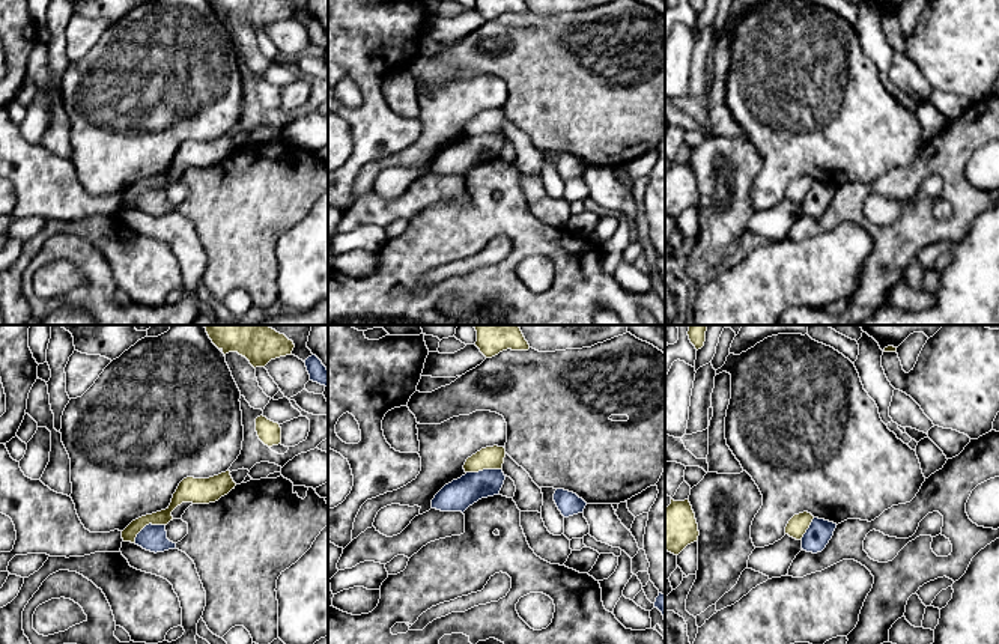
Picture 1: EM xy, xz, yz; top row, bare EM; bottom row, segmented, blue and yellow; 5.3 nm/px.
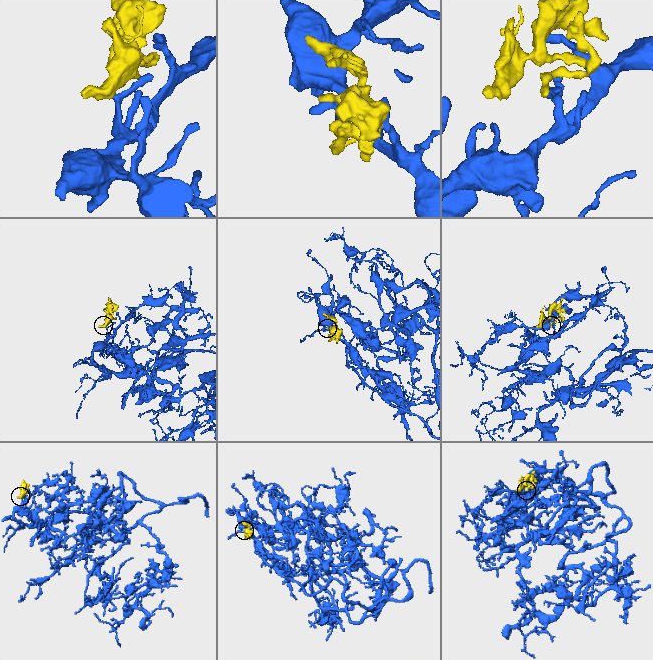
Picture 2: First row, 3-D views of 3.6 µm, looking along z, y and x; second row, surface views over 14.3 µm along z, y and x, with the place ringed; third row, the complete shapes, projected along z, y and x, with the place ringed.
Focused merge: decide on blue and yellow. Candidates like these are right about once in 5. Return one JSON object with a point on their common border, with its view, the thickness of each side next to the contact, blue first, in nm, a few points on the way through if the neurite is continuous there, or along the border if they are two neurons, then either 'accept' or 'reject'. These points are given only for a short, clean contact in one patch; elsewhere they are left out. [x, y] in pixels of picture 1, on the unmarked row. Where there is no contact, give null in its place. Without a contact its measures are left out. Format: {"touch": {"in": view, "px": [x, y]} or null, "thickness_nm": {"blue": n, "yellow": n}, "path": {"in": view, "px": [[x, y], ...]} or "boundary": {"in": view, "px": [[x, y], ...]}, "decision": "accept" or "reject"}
{"touch": {"in": "xy", "px": [146, 188]}, "thickness_nm": {"blue": 140, "yellow": 80}, "boundary": {"in": "xy", "px": [[164, 187], [148, 187], [134, 205]]}, "decision": "reject"}

